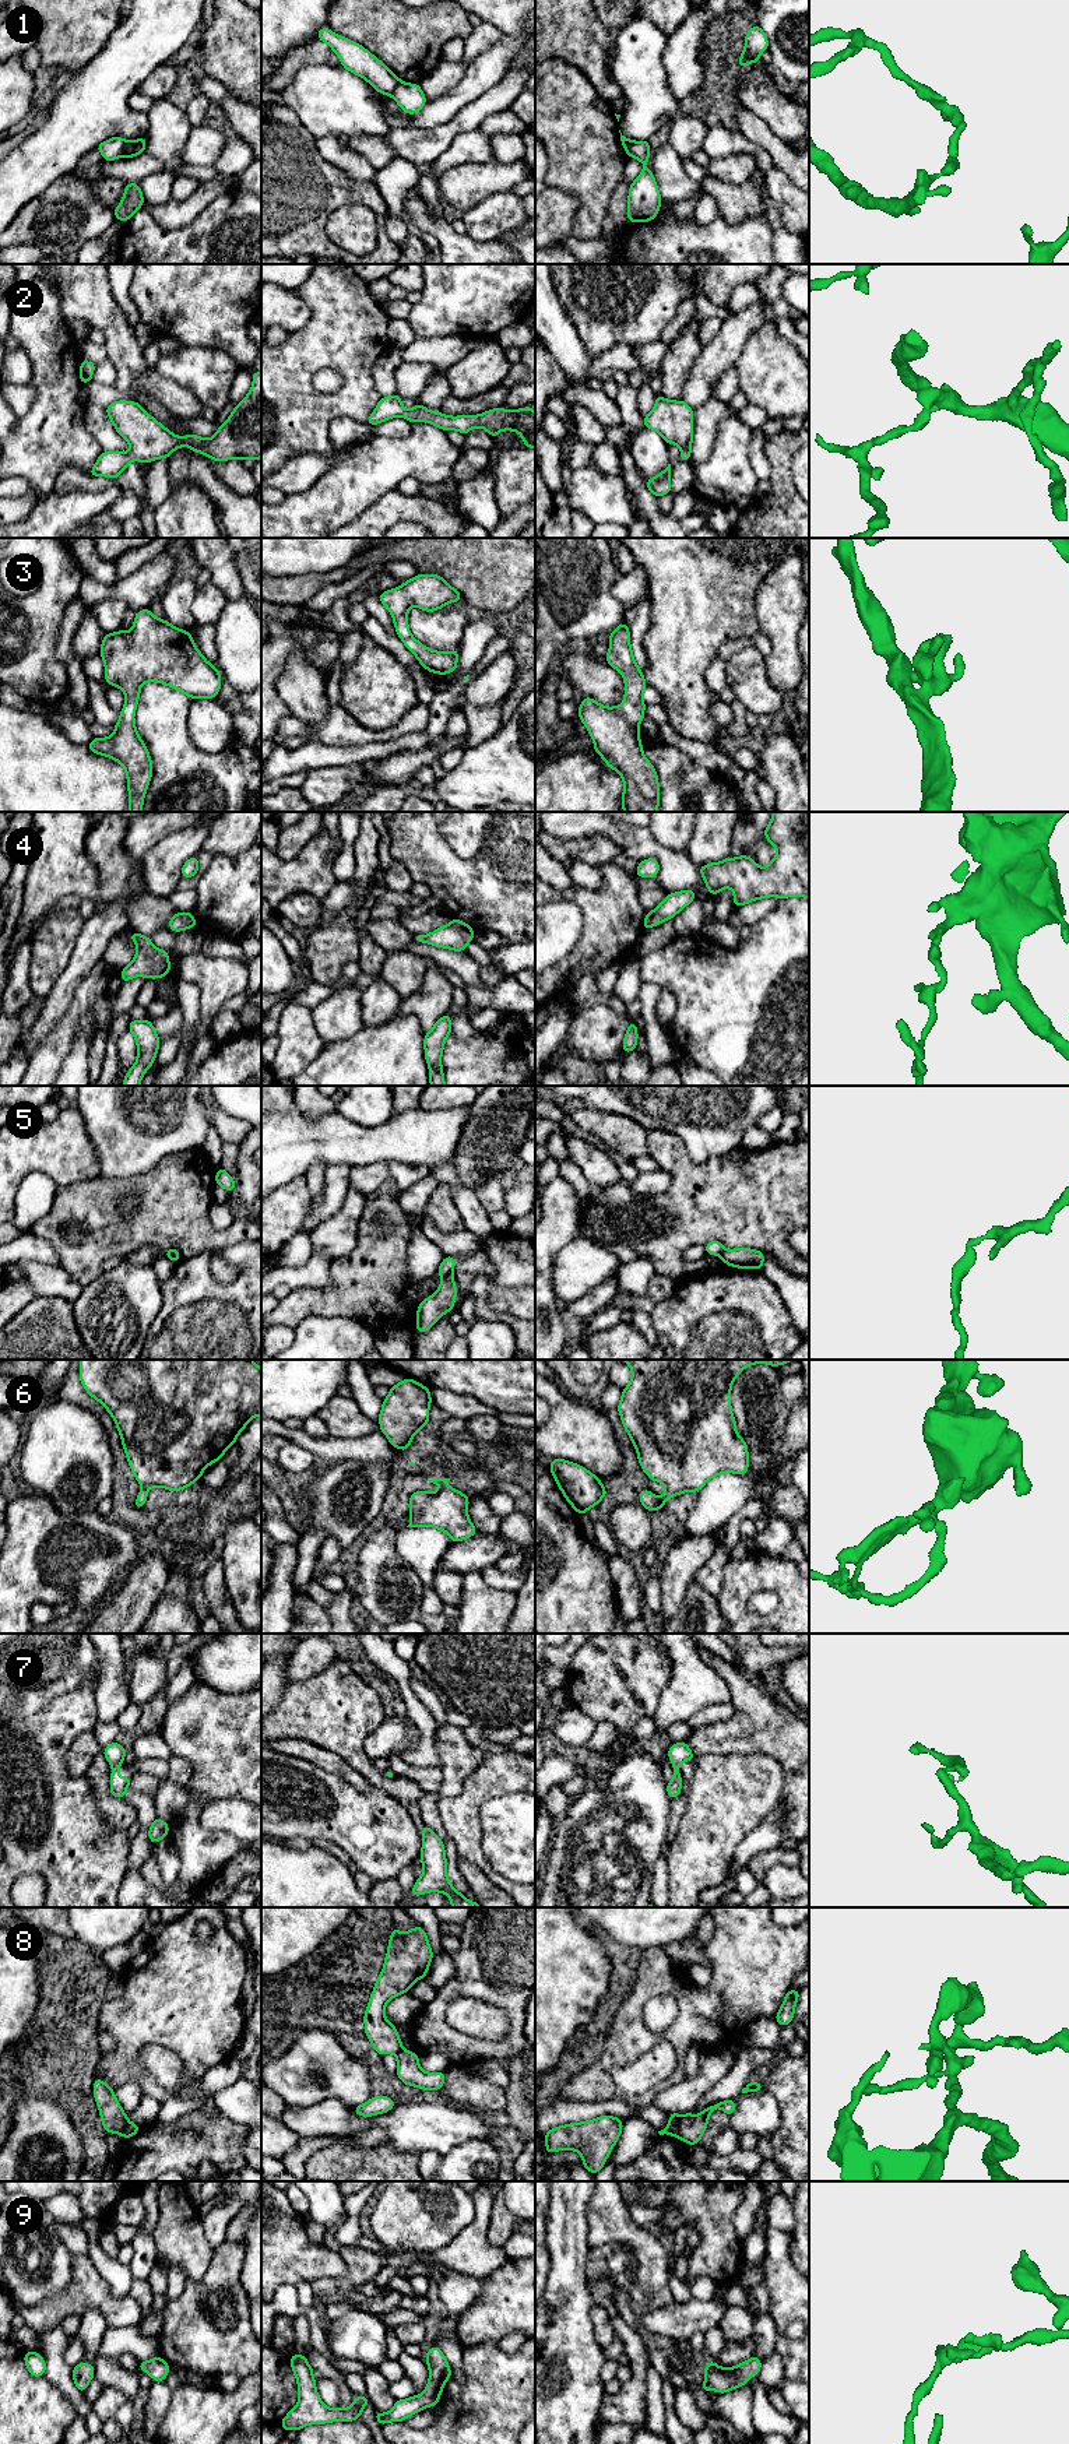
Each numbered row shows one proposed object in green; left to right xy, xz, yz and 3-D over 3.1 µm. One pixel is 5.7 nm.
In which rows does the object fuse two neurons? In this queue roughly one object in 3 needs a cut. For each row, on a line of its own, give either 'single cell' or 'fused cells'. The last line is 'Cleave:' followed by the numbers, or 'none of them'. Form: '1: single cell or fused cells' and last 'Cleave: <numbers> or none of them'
1: fused cells
2: single cell
3: single cell
4: single cell
5: fused cells
6: single cell
7: single cell
8: fused cells
9: single cell
Cleave: 1, 5, 8

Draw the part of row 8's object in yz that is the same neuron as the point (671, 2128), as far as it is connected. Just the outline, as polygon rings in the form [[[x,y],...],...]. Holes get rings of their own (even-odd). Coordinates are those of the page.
[[[668,2113],[668,2114],[669,2114],[669,2124],[664,2130],[658,2131],[658,2134],[660,2135],[668,2134],[676,2137],[682,2116],[678,2113]]]

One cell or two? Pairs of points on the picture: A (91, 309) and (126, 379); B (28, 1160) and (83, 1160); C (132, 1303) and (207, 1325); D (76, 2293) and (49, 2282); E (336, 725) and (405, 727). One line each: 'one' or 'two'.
A: one
B: one
C: two
D: two
E: one

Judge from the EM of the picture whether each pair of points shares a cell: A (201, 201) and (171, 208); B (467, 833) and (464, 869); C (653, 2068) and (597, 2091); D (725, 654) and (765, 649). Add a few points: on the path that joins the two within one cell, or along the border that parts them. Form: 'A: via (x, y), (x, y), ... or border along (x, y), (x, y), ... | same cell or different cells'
A: via (194, 204), (189, 208), (178, 208) | same cell
B: border along (445, 833), (463, 858), (485, 836) | different cells
C: border along (611, 2070), (621, 2089), (647, 2091) | different cells
D: via (735, 644), (755, 642) | same cell

